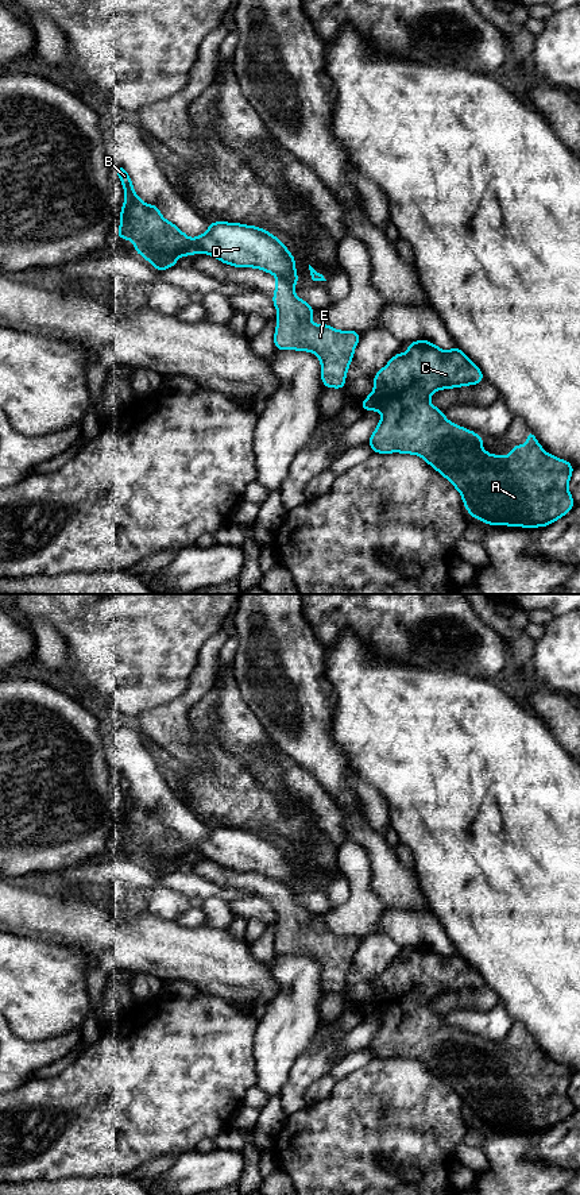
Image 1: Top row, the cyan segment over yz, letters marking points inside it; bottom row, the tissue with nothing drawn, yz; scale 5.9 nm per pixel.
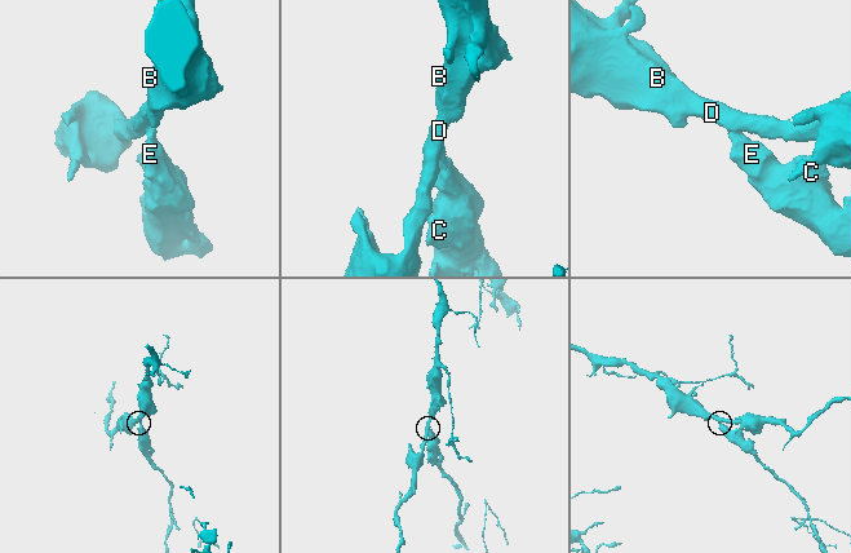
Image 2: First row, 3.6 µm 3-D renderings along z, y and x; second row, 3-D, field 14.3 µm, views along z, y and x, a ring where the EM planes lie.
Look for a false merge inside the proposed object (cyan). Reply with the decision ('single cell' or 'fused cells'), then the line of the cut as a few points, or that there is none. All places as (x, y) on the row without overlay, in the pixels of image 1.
fused cells | yz (278, 881), (293, 889)

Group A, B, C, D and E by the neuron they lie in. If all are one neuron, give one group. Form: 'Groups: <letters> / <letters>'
Groups: A C E / B D

